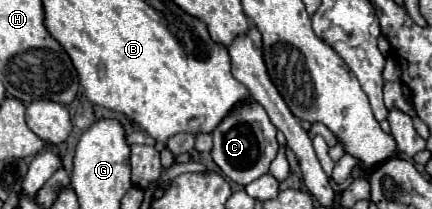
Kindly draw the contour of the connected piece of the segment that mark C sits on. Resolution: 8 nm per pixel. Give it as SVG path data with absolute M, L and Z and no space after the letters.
M253 98L241 100L213 130L213 150L211 150L213 162L223 170L227 178L231 178L241 186L247 186L249 182L257 180L269 170L269 164L279 148L275 132L277 132L275 126L269 122L267 112L257 100Z

